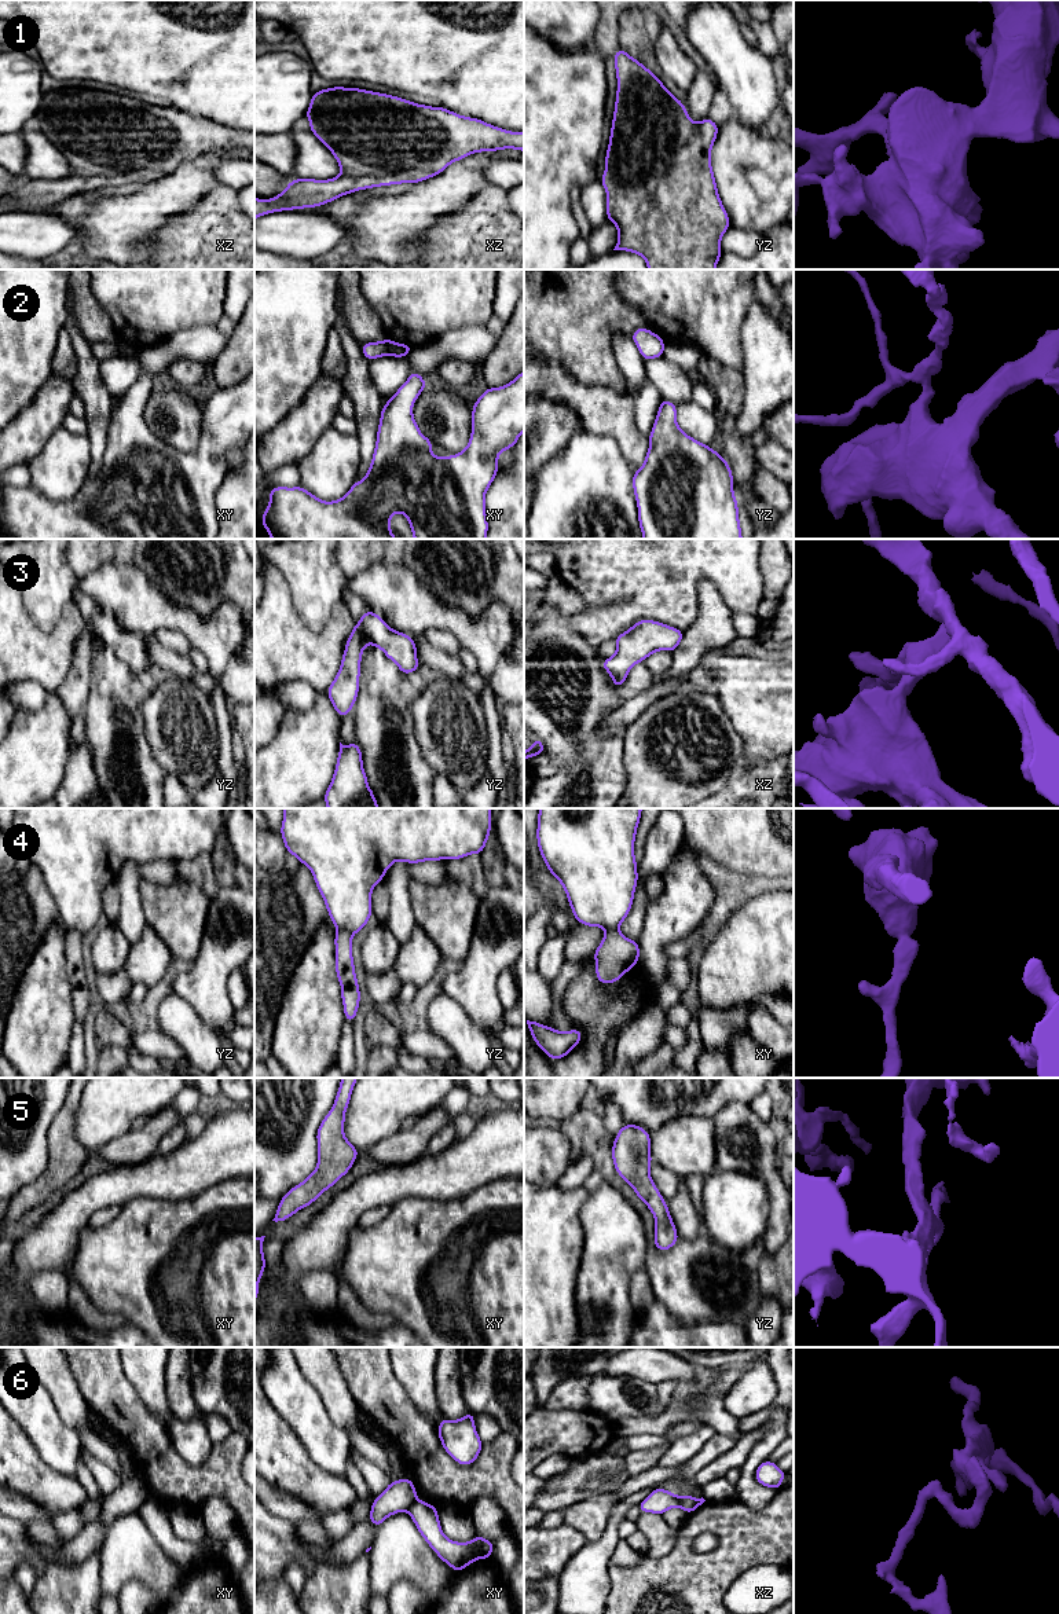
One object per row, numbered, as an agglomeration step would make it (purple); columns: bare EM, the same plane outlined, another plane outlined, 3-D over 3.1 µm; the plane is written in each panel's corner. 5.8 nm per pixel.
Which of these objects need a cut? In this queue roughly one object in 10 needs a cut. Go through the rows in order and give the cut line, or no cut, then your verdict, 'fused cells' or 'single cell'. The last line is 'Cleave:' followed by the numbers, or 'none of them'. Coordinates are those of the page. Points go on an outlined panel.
1: cut none; single cell
2: cut none; single cell
3: cut none; single cell
4: cut yz (339, 928), (351, 935); fused cells
5: cut none; single cell
6: cut xy (416, 1500), (406, 1510); fused cells
Cleave: 4, 6

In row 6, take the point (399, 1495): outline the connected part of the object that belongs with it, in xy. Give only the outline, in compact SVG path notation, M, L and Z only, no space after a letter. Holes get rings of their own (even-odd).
M410 1478L389 1482L388 1488L373 1500L369 1521L380 1527L388 1516L407 1511L415 1499L417 1490Z

